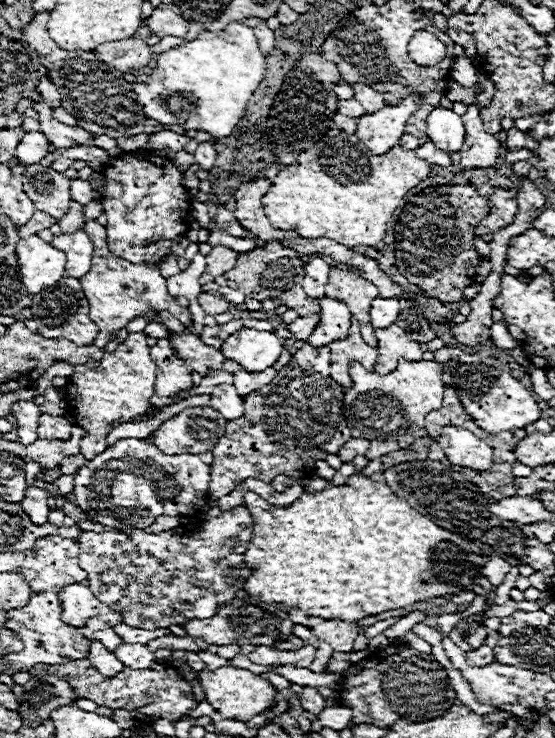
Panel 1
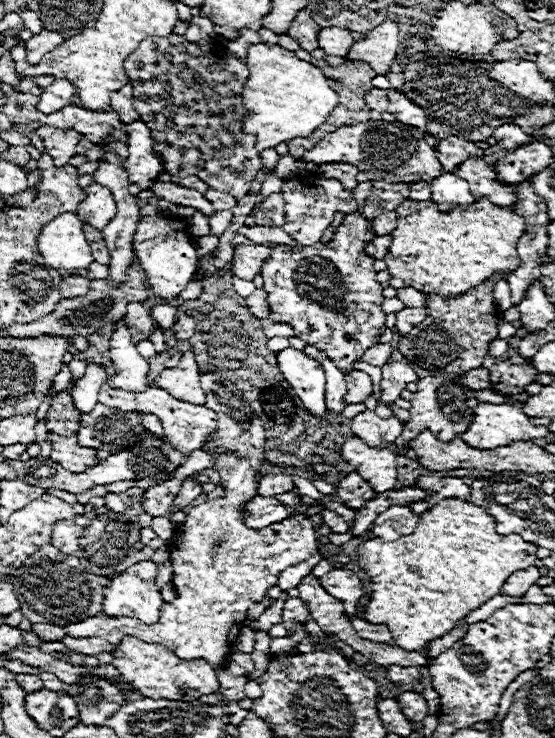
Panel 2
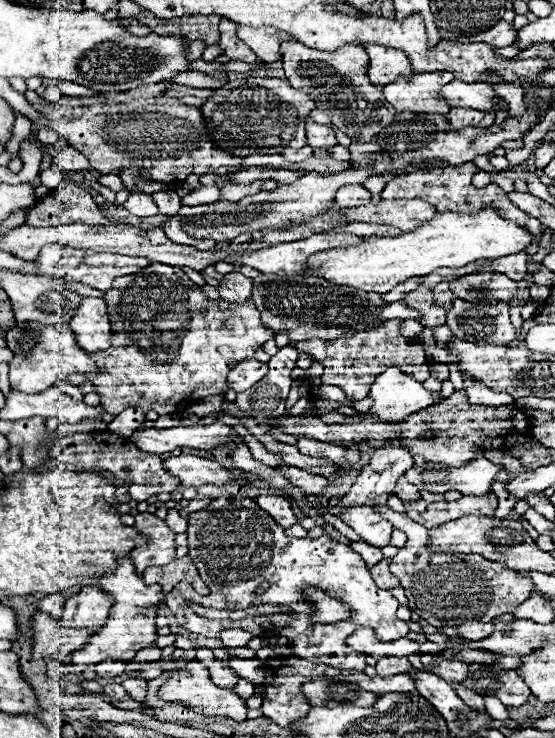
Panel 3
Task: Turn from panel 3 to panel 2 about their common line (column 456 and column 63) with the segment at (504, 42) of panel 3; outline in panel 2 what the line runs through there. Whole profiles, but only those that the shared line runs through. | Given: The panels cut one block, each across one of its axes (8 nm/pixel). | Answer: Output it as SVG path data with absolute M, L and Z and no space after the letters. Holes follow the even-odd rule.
M42 30L40 34L34 34L34 36L26 42L28 62L30 62L30 64L38 64L46 52L50 52L52 48L56 48L56 46L62 44L62 42L64 42L64 38L62 38L58 32Z

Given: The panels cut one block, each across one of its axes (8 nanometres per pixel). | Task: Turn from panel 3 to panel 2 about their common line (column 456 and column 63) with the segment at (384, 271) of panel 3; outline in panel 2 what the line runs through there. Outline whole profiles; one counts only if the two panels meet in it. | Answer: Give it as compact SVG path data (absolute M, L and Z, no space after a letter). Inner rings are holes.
M64 212L48 222L38 236L38 252L52 268L88 268L94 262L90 244L82 230L82 220L74 212Z

